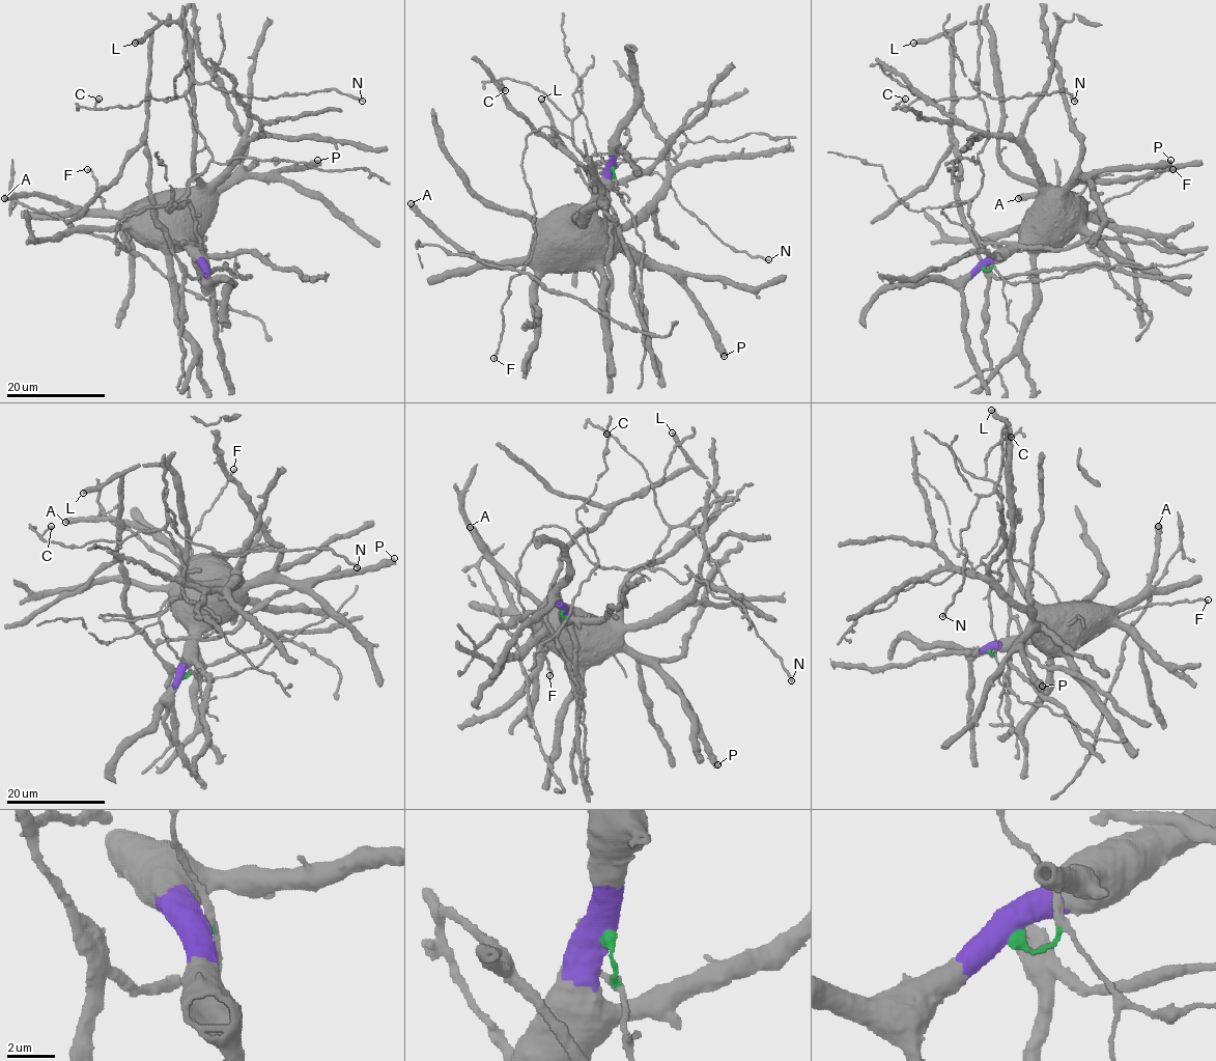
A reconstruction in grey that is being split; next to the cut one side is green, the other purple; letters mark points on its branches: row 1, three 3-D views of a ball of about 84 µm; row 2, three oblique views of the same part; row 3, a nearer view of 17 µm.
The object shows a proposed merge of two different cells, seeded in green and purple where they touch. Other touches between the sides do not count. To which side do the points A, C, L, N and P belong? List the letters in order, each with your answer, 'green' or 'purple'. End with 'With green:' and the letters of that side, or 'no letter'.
A: purple
C: green
L: purple
N: green
P: purple
With green: C, N

